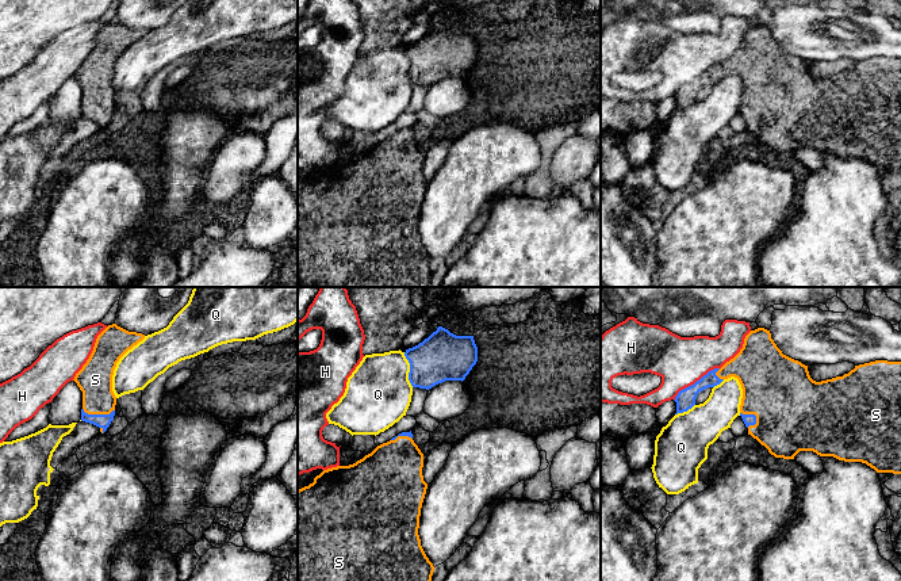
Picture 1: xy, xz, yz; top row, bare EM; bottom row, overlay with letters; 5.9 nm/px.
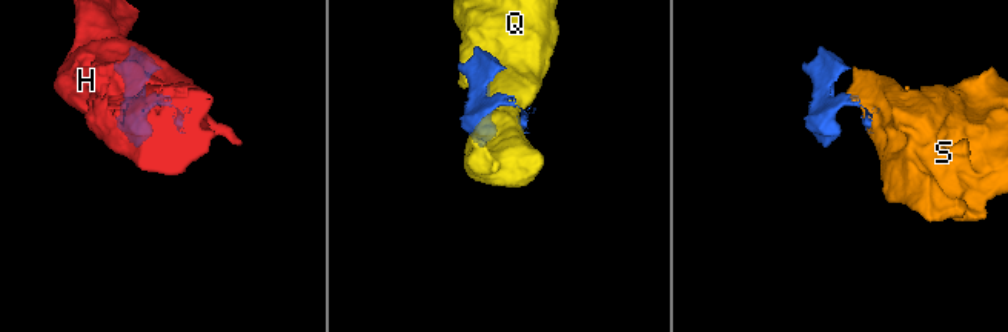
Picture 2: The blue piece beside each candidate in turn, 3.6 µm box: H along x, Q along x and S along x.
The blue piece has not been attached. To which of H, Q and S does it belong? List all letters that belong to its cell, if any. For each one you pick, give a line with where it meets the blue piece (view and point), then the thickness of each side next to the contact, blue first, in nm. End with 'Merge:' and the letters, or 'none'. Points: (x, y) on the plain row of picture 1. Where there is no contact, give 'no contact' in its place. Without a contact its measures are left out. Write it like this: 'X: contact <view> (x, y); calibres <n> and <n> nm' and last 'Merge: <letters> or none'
S: contact xy (98, 111); calibres 80 and 200 nm
Merge: S

